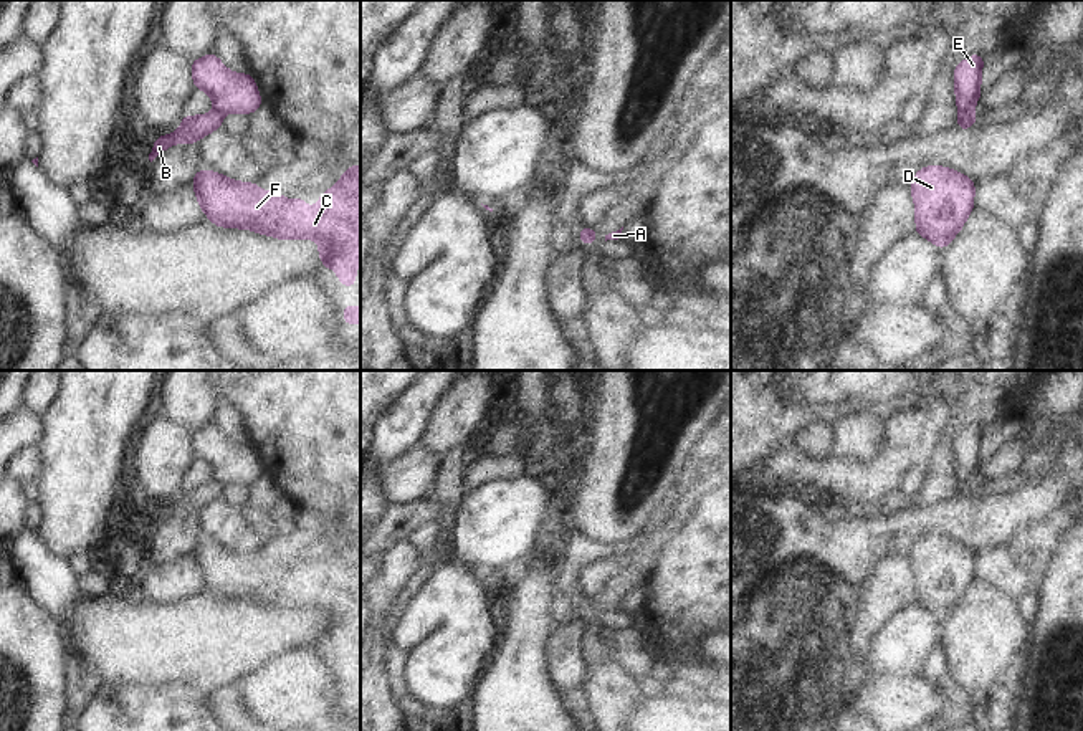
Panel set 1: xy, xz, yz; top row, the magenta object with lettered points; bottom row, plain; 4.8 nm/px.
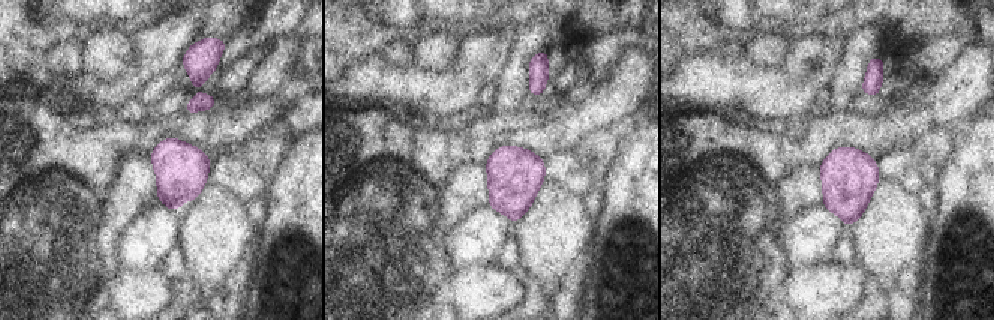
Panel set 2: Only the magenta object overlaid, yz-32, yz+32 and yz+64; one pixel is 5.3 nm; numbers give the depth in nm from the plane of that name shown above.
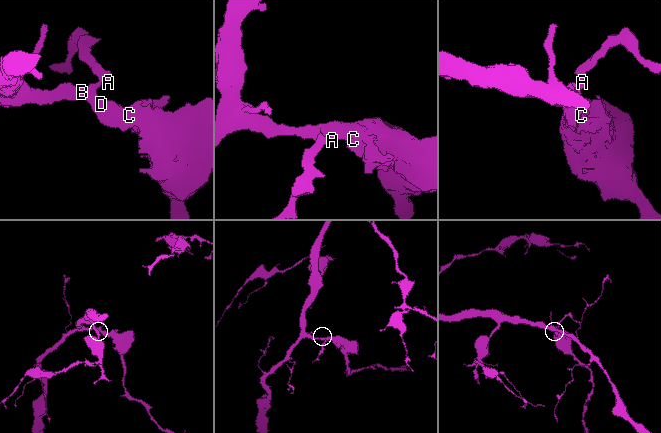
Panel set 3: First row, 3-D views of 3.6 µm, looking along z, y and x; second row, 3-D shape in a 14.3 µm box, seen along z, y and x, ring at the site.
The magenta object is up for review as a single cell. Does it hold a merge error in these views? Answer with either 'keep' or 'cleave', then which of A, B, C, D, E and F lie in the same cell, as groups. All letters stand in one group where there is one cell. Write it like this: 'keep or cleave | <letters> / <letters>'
cleave | A E / B C D F

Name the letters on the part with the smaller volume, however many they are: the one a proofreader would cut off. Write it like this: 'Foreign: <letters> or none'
Foreign: A, E

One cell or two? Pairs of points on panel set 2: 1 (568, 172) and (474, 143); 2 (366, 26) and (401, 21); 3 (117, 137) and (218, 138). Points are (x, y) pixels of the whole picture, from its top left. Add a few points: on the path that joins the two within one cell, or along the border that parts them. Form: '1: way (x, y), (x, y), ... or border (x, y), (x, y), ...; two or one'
1: border (565, 149), (552, 153), (546, 160); two
2: way (375, 26), (386, 26), (392, 21); one
3: way (143, 134), (159, 129), (192, 129); one

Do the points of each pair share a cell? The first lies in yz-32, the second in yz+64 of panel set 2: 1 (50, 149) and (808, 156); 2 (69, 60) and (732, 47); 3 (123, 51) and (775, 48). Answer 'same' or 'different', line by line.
1: same
2: same
3: same

